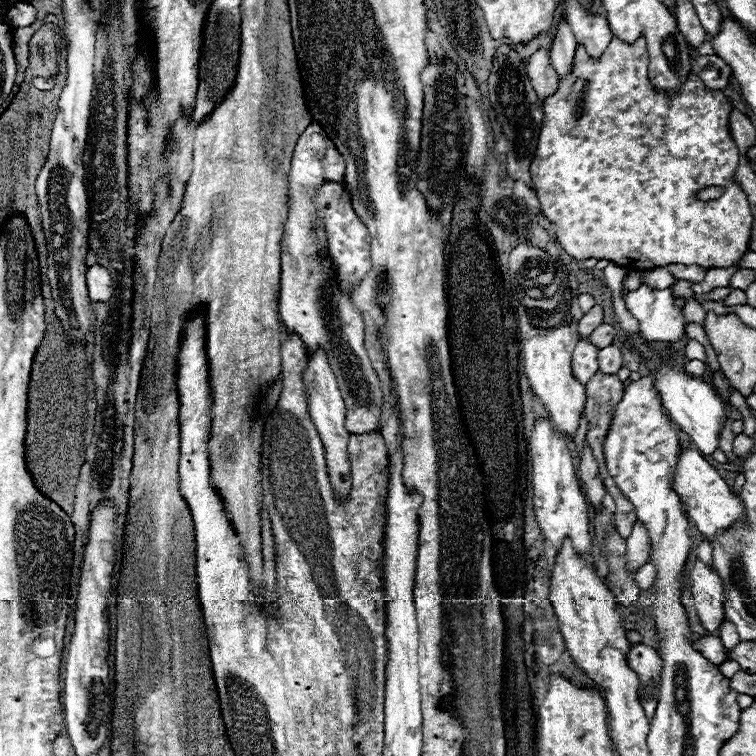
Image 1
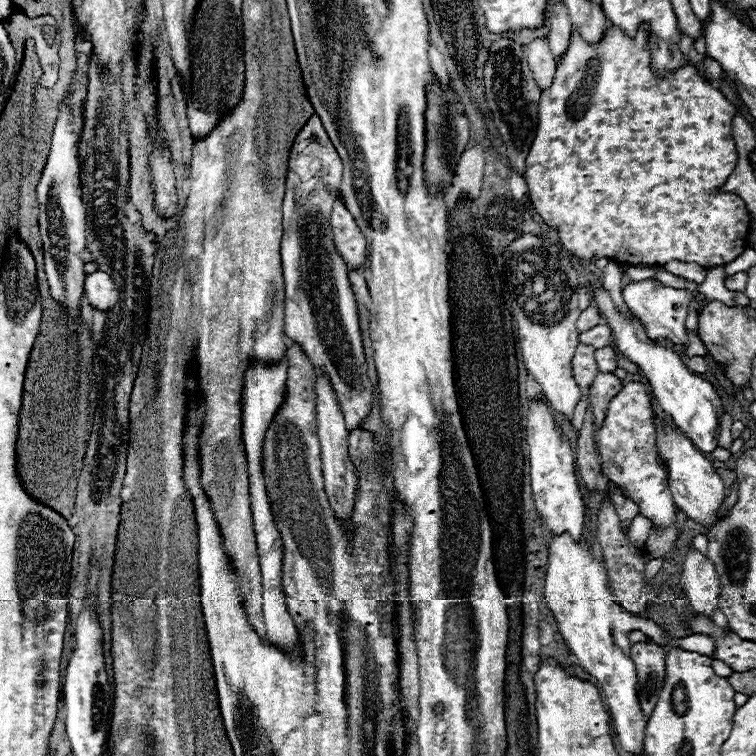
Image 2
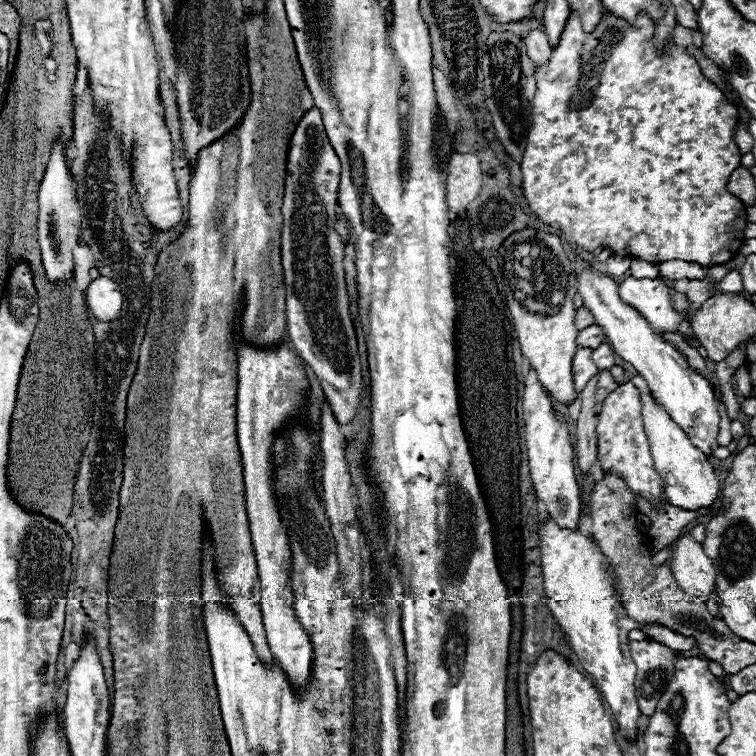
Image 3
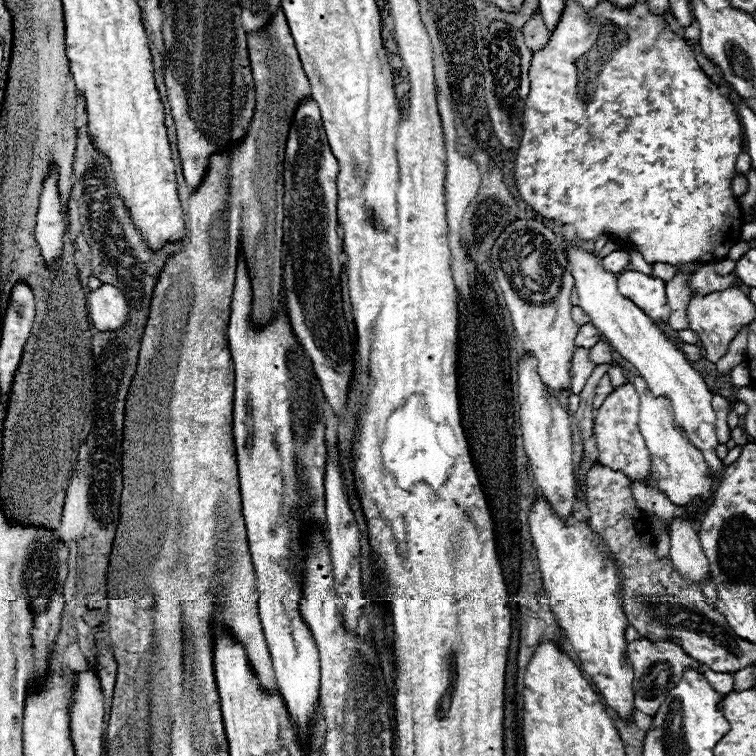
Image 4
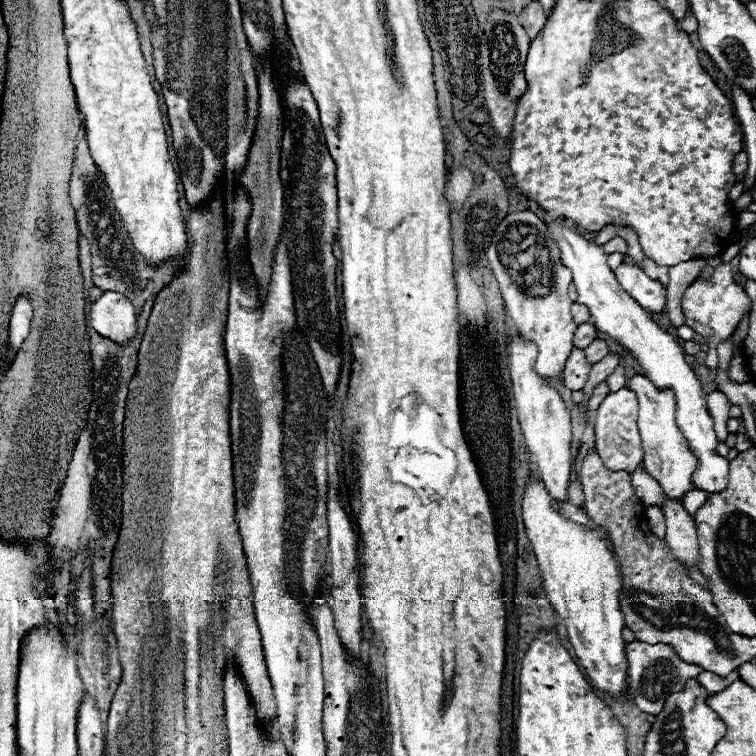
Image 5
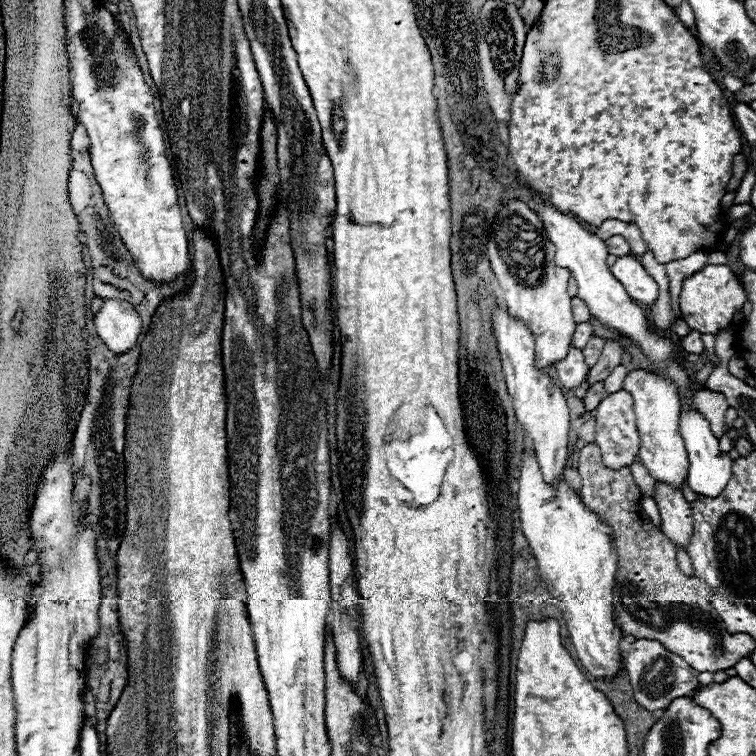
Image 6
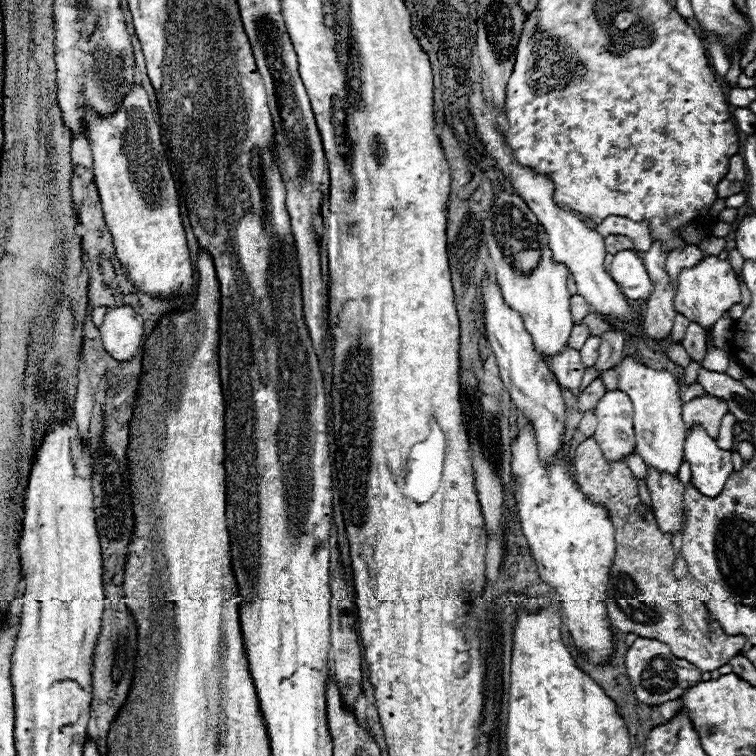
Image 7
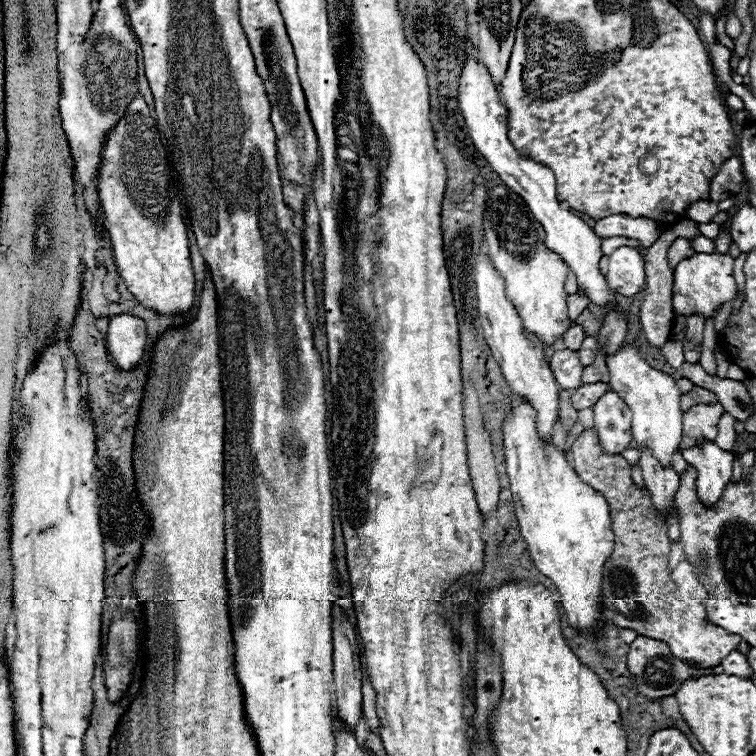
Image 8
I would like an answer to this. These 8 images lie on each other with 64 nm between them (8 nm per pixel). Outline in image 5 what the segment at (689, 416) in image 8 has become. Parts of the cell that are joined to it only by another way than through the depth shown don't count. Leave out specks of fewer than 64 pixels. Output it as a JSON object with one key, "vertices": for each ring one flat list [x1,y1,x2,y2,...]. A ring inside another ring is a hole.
{"vertices":[[718,390,716,392,710,392,708,398,706,398,706,408,708,408,708,414,714,420,714,432,716,432,718,440,724,442,726,436,728,436,728,430,726,430,728,410,730,410,728,398,722,392,718,392]]}

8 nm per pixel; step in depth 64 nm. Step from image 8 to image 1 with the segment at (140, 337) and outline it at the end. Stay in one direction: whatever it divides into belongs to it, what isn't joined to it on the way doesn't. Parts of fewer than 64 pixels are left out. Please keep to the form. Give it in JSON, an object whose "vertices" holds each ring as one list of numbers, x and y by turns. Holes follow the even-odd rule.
{"vertices":[[98,264,86,270,86,288,88,288,88,298,92,302,108,302,114,294,108,270,104,270]]}

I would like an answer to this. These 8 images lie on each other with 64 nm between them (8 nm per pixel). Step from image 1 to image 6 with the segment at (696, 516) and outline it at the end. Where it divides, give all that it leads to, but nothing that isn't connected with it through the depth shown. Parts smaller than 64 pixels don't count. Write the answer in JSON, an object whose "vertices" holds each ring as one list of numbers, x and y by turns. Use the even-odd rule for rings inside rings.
{"vertices":[[632,370,626,374,622,388,632,394,634,410,636,410,636,430,640,436,638,458,648,468,650,476,656,480,670,482,682,488,682,482,688,474,688,454,684,448,682,432,680,432,680,396,678,388,670,378,662,378,660,374,648,370]]}

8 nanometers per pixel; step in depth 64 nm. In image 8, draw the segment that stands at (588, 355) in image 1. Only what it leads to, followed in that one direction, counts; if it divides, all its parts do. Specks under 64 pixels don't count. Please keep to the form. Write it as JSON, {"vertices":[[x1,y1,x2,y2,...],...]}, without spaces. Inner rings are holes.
{"vertices":[[568,348,556,350,548,364,550,364,550,370,552,370,552,374,556,378,556,384,560,388,576,390,582,384,580,376,582,376,584,366,578,360,578,352,568,350]]}

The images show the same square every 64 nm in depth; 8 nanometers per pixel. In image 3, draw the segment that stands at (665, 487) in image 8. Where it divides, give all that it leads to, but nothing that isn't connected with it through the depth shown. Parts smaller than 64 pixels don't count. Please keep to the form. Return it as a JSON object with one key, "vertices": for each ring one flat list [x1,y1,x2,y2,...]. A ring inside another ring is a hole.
{"vertices":[[690,532,674,542,672,572,678,586,686,590,692,598,706,600,714,592,714,564,704,554,702,544,698,544]]}

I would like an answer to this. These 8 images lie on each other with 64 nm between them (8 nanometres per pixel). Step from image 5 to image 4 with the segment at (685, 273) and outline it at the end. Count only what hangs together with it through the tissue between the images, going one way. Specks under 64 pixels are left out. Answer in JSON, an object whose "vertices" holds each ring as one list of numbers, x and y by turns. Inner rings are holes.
{"vertices":[[676,272,670,282,666,282,666,294,668,294,668,304,670,304,670,328,672,330,684,330,688,328,688,318,686,318,686,304,690,298,690,288,688,280,692,274]]}

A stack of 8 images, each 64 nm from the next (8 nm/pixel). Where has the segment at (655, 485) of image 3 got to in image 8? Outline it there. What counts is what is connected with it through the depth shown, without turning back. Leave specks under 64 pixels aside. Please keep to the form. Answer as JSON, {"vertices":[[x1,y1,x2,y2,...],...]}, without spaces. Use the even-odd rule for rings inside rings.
{"vertices":[[608,390,598,398,592,410,604,450,620,454,624,448,628,448,628,444,632,442,632,432,630,432,632,412,626,406,626,402,616,392]]}

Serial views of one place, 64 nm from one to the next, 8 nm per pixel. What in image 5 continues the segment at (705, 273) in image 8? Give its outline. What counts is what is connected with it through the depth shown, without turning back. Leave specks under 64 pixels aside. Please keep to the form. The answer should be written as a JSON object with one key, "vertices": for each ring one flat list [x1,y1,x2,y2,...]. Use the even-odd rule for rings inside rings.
{"vertices":[[720,264,714,268,712,278,704,280,704,278,696,278,684,292,682,296,682,310,686,316,686,324,700,336,708,338,706,346,708,346,708,354,704,358,704,364,714,370,718,366,718,356,716,356,716,346,718,342,726,340,738,326,740,318,750,310,750,298,746,296,744,288,740,284,734,282,732,278,732,268,730,264]]}

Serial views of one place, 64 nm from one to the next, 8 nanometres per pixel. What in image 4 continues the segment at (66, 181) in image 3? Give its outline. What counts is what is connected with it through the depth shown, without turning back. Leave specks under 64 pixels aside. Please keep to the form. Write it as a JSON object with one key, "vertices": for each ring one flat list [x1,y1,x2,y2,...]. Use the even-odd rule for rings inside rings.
{"vertices":[[52,172,44,184,44,192,40,196,40,212,36,216,36,240,42,248,46,262,50,262,60,254,62,234,64,234,64,222,60,216,56,174]]}

